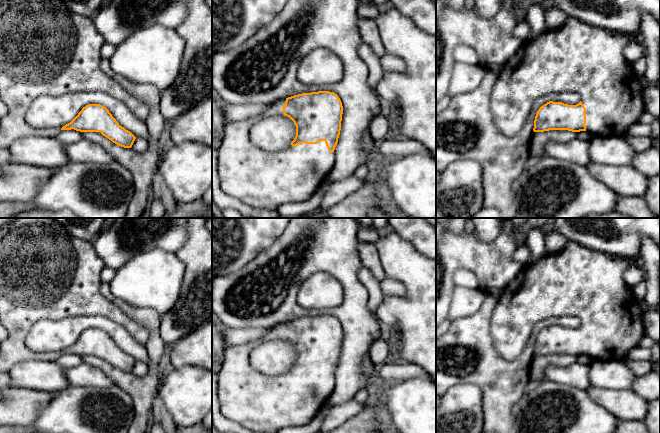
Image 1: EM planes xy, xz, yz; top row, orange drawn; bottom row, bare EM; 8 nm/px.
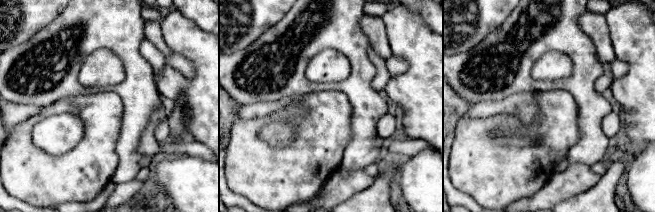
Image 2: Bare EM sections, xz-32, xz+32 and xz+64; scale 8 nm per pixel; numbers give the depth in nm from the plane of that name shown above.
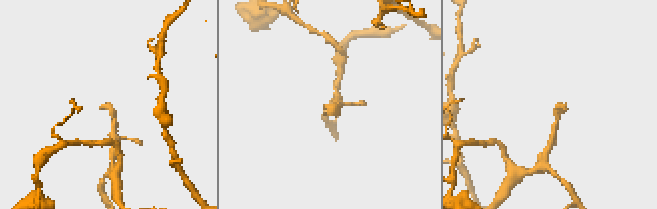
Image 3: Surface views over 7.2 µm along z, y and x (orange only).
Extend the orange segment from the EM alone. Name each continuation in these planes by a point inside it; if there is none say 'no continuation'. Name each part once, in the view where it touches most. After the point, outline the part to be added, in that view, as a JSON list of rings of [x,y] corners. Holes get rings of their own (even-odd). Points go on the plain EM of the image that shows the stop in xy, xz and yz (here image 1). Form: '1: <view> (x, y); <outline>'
1: xz (261, 403); [[[286,322],[279,323],[257,340],[225,349],[223,364],[218,373],[217,398],[222,414],[254,432],[276,433],[285,427],[309,424],[319,414],[336,388],[335,378],[328,374],[325,365],[319,365],[317,368],[290,369],[278,376],[265,375],[251,365],[250,355],[255,348],[266,342],[284,340],[282,332],[285,325]]]

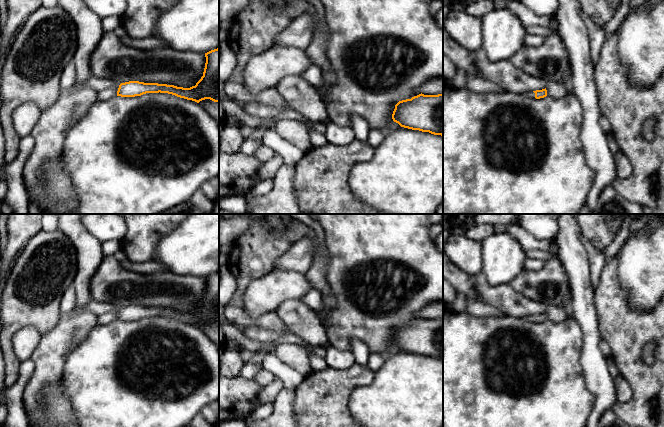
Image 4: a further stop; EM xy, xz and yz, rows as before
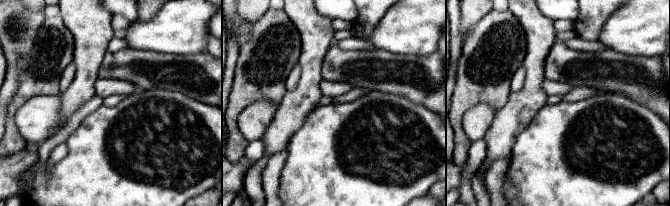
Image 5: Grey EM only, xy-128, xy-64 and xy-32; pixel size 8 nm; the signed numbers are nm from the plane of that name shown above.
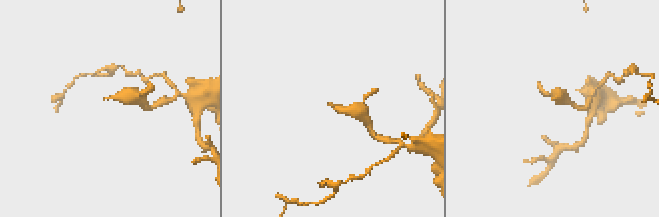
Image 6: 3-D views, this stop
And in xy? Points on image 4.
no continuation

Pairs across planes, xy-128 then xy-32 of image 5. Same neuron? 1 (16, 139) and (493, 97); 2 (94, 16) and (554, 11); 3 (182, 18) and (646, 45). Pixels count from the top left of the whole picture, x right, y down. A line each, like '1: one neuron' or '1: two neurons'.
1: one neuron
2: two neurons
3: one neuron

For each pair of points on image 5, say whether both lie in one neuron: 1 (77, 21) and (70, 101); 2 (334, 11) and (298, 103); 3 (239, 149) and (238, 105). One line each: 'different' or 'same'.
1: same
2: different
3: same

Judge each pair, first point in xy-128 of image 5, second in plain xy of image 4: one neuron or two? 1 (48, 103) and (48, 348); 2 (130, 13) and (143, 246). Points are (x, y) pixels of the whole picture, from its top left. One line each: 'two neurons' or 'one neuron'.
1: two neurons
2: two neurons

